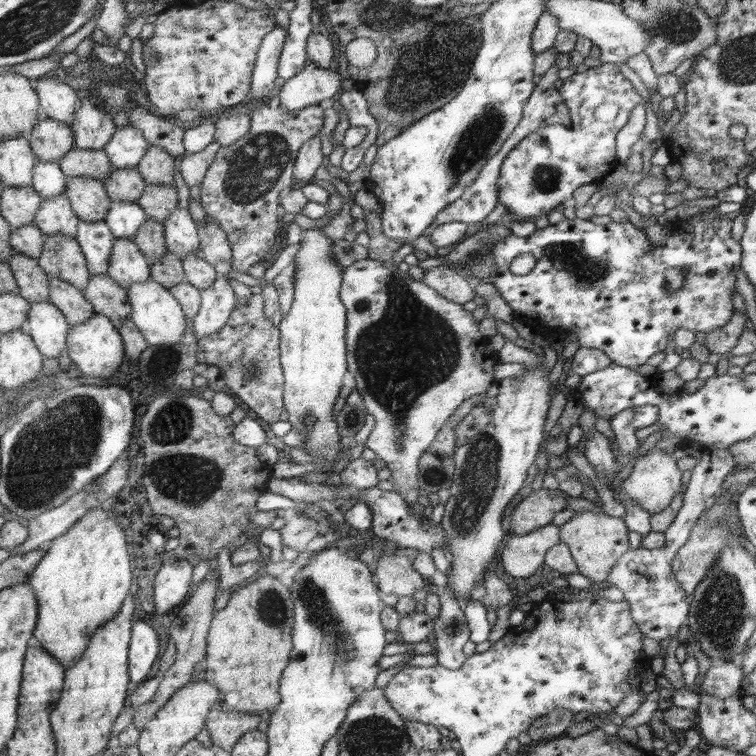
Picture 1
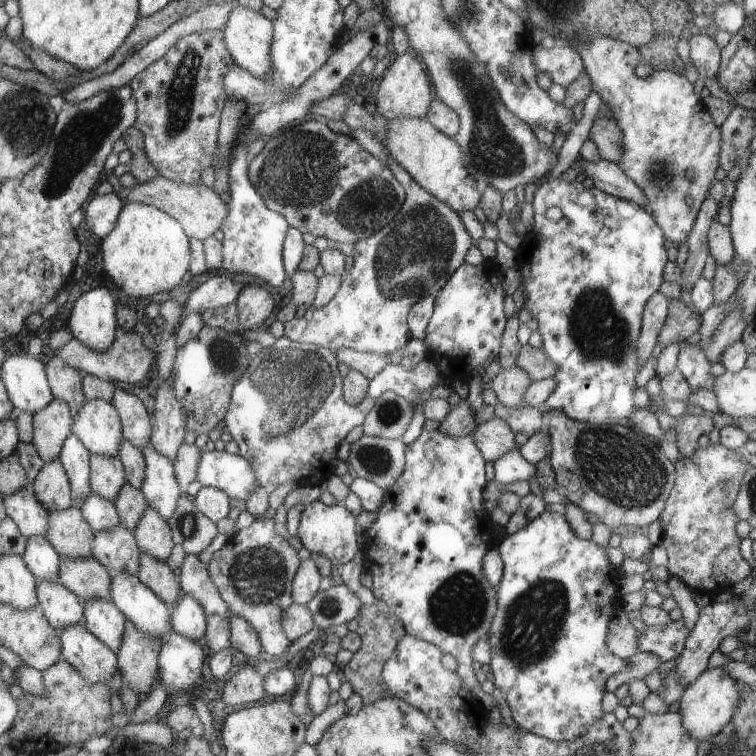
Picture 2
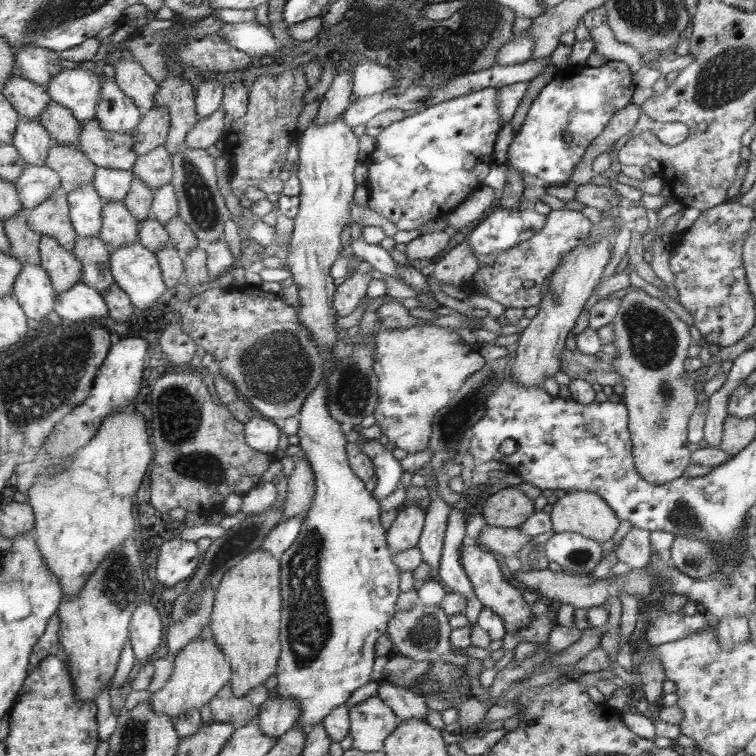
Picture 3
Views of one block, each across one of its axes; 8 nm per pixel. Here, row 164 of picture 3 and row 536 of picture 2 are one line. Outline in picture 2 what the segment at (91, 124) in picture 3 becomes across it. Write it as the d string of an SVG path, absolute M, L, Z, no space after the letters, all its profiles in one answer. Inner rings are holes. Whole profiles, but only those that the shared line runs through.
M122 522L112 530L94 531L92 554L98 562L102 562L102 566L109 568L111 576L116 576L118 572L138 573L138 544L134 539L134 532Z

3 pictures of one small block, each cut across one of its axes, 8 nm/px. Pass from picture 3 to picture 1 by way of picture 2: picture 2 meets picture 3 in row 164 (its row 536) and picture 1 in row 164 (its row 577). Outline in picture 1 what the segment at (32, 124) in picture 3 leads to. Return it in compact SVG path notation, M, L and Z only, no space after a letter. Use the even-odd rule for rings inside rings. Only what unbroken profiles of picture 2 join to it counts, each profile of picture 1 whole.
M37 162L33 167L33 184L31 187L42 199L53 198L65 193L69 178L55 162Z

